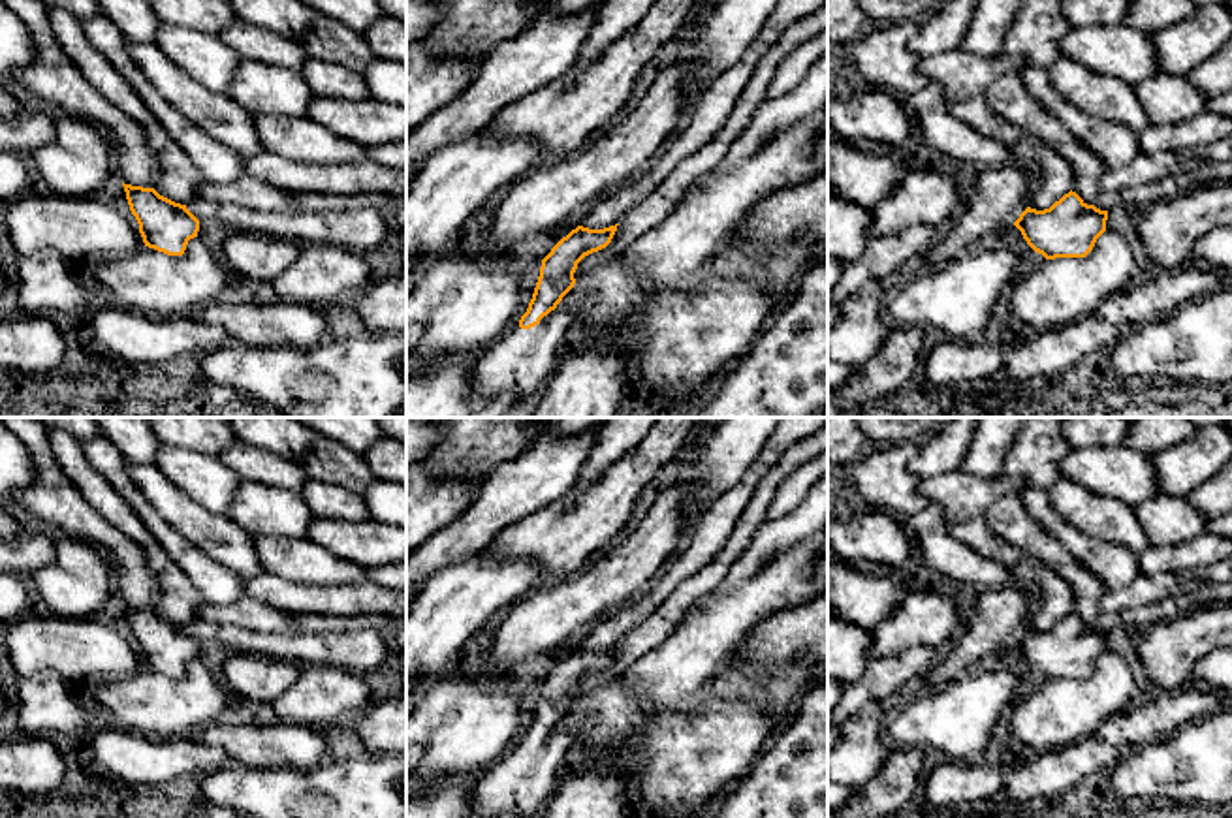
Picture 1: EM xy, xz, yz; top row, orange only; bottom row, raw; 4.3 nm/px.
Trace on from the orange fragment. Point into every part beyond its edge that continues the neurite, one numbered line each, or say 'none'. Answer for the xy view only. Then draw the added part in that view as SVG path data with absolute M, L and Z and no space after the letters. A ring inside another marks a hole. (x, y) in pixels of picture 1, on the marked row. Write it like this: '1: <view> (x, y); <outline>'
none

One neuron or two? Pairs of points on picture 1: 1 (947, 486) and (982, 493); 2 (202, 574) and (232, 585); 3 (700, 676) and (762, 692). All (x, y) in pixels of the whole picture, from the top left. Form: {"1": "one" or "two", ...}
{"1": "one", "2": "one", "3": "one"}

